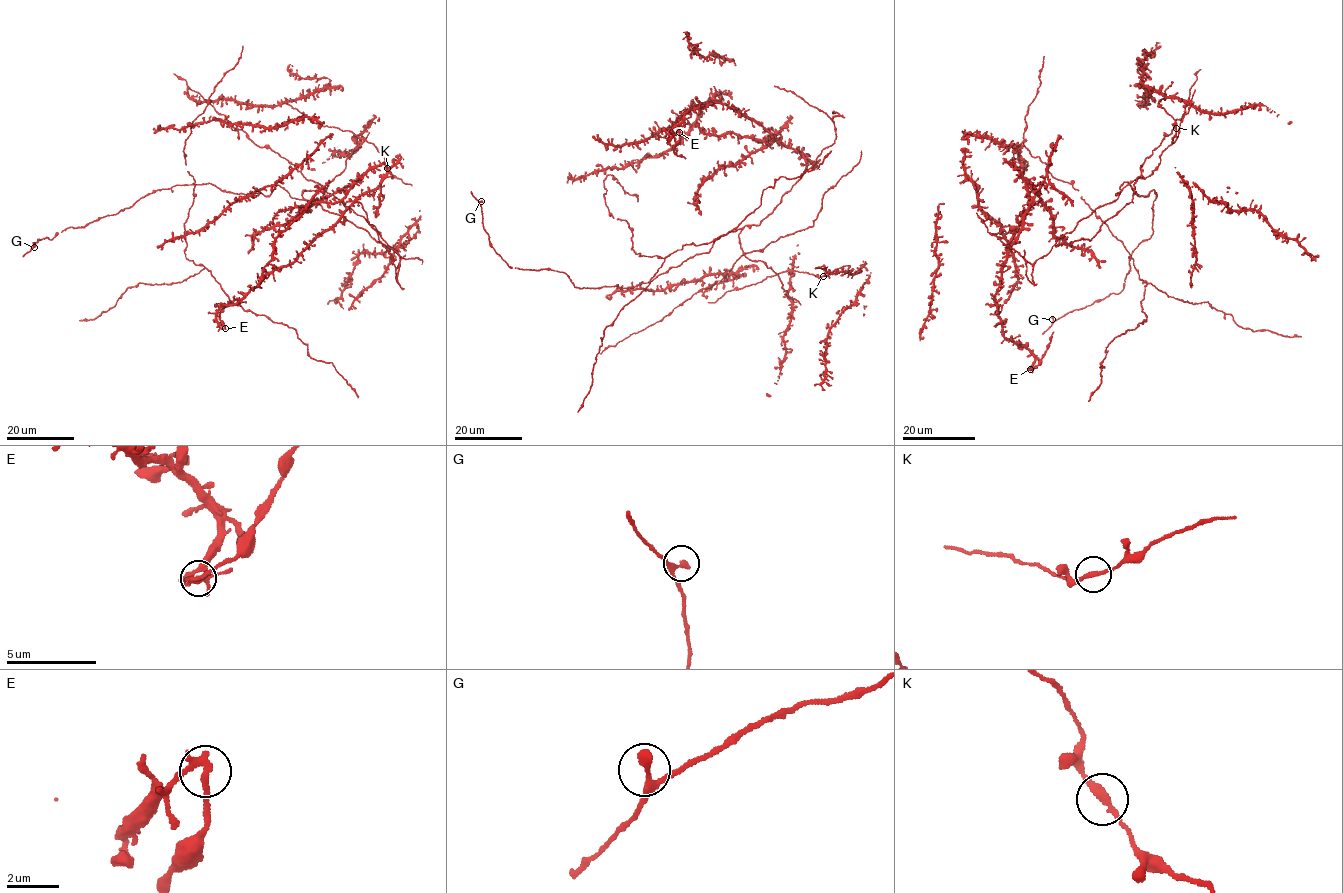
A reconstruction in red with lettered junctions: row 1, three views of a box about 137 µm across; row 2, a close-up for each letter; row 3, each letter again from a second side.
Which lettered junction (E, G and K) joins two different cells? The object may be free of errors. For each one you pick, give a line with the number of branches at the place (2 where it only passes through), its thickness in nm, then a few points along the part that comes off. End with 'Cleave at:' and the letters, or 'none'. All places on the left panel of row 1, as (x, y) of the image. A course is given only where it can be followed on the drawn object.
E: branches 2; calibre 240 nm; course (224, 329), (220, 314), (234, 300)
Cleave at: E

